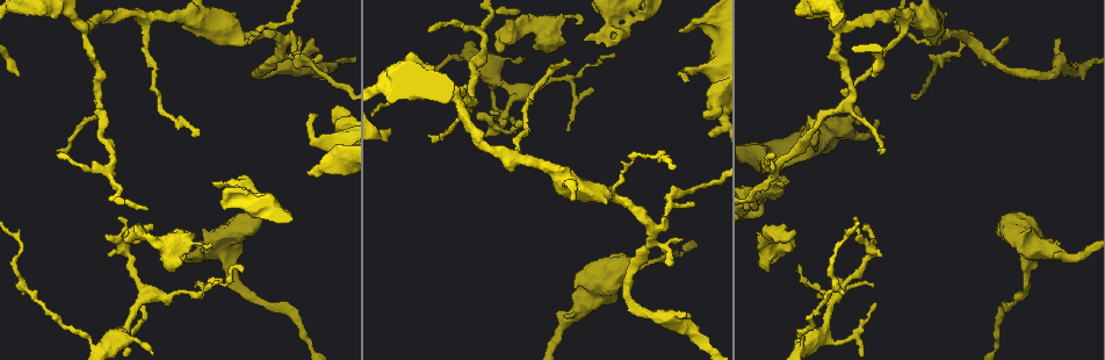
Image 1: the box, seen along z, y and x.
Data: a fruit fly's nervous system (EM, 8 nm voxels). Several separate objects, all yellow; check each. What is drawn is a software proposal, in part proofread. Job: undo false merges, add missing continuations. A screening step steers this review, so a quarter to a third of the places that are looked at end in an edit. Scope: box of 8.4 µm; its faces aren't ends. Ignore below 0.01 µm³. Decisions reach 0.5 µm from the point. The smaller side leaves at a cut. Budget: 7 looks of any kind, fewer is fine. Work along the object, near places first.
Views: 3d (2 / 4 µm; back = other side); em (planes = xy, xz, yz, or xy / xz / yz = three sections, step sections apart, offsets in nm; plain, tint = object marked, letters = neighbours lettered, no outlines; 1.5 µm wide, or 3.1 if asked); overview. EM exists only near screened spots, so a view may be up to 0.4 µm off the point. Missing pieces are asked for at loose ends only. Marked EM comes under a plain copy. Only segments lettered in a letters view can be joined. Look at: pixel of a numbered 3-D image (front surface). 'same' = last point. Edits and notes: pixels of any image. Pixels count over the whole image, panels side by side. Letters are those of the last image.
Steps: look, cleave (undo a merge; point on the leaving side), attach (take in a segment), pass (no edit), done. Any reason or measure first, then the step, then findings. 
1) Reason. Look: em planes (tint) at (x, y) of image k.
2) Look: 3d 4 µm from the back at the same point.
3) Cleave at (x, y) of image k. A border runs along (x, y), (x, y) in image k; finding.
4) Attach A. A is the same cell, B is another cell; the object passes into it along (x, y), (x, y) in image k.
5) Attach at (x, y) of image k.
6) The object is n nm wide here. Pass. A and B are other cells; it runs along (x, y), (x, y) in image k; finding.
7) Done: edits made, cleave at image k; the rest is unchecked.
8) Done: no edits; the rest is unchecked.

Calibre changes. Look: 3d 4 µm from the back at (704, 344) of image 1.

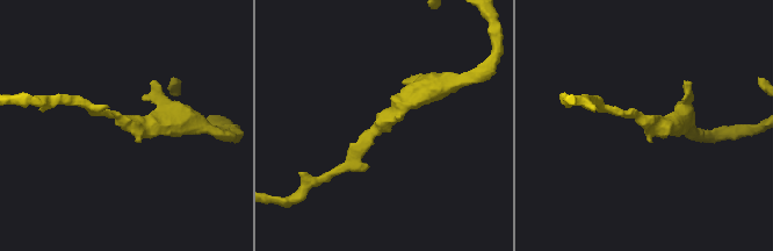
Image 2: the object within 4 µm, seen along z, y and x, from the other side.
Look: em planes (letters) at (648, 124) of image 2.

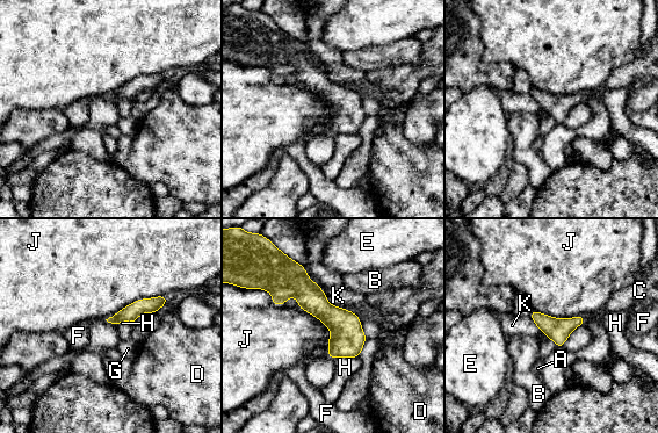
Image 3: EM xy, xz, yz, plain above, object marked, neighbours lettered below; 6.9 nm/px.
The object is 160 nm wide here. Pass. A, B, C, D, E, F, G, H, J and K are other cells; it runs along (301, 269), (301, 287), (355, 354) in image 3; all the same cell.

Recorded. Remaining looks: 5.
Free end. Look: 3d 2 µm at (783, 182) of image 1.

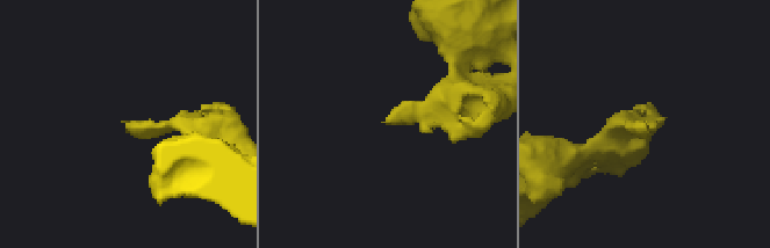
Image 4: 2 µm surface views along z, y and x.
Look: em xz step 4 (letters) at (125, 124) of image 4.

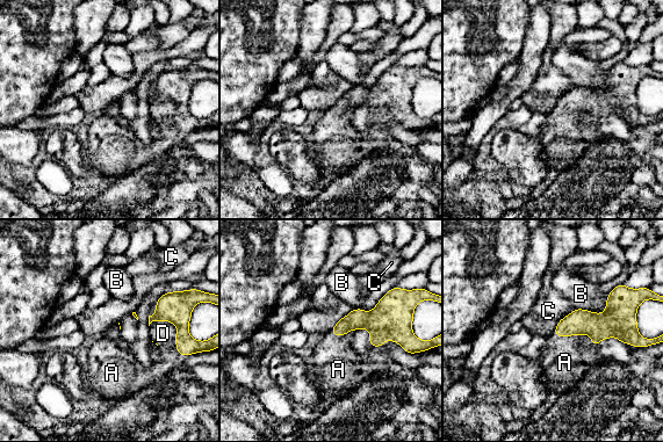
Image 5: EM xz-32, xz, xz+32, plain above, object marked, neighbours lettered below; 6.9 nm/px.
Attach A. A is the same cell, B, C and D are other cells; the object passes into it along (599, 326), (566, 335), (564, 362) in image 5; the cell continues.

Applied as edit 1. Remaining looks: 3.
Look: 3d 2 µm at (612, 52) of image 1.

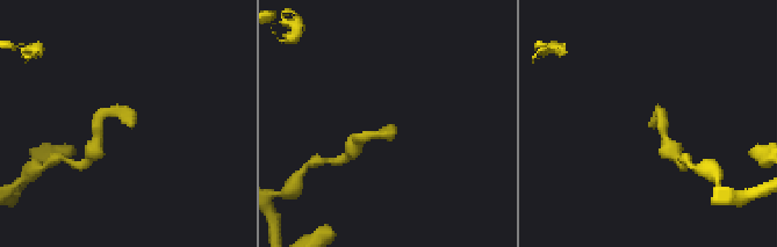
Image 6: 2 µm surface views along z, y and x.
Look: em planes (letters) at (132, 125) of image 6.

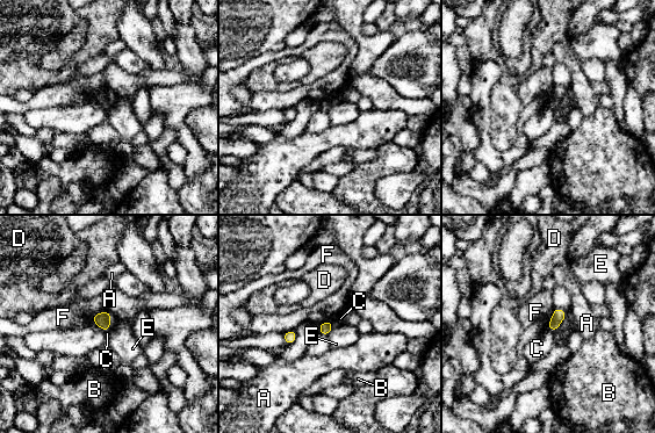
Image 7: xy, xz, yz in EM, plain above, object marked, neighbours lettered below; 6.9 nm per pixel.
Pass. A, B, C, D, E and F are other cells; a border runs along (566, 310), (563, 320), (554, 331) in image 7; no lettered segment goes on from it.

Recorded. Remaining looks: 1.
Done: edits made, attach at image 5; the rest is unchecked.

